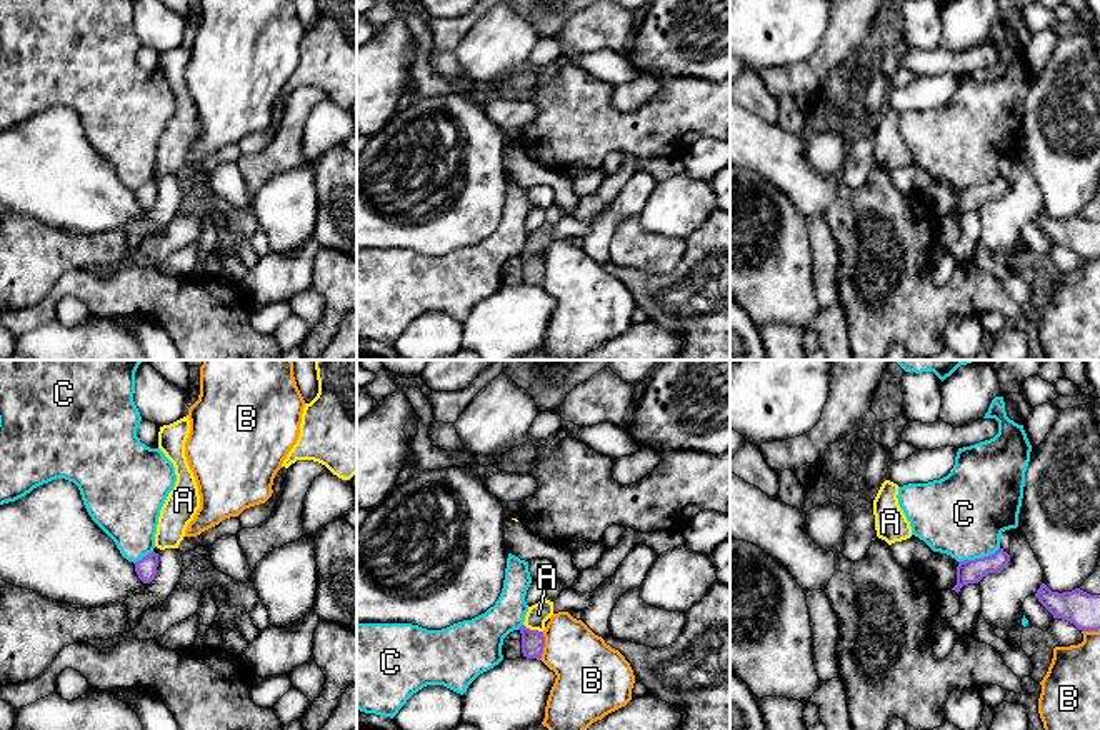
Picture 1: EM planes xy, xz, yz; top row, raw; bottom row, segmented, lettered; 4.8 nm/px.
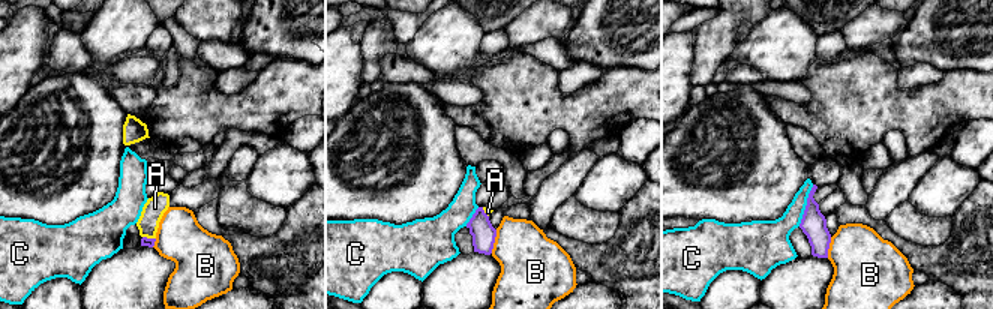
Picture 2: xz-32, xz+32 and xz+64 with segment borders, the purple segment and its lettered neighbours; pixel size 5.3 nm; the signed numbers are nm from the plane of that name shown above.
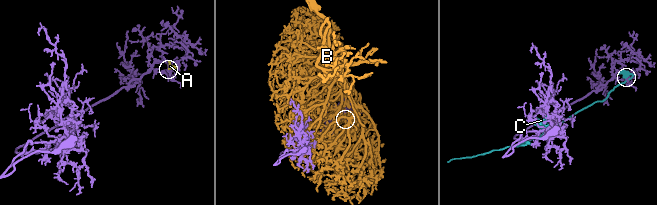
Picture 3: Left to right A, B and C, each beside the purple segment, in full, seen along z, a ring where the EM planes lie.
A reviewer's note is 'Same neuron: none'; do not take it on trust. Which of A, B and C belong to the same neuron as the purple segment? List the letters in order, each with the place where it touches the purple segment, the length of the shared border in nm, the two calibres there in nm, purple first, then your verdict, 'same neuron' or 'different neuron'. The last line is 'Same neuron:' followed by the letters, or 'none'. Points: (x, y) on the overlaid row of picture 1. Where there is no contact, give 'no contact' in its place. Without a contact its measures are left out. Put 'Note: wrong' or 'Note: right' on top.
Note: right
A: xz (534, 630) | 100 nm | 110/100 nm | different neuron
B: xz (544, 645) | 140 nm | 110/320 nm | different neuron
C: yz (979, 559) | 220 nm | 110/400 nm | different neuron
Same neuron: none

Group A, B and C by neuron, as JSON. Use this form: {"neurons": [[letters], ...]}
{"neurons": [["A"], ["B"], ["C"]]}

